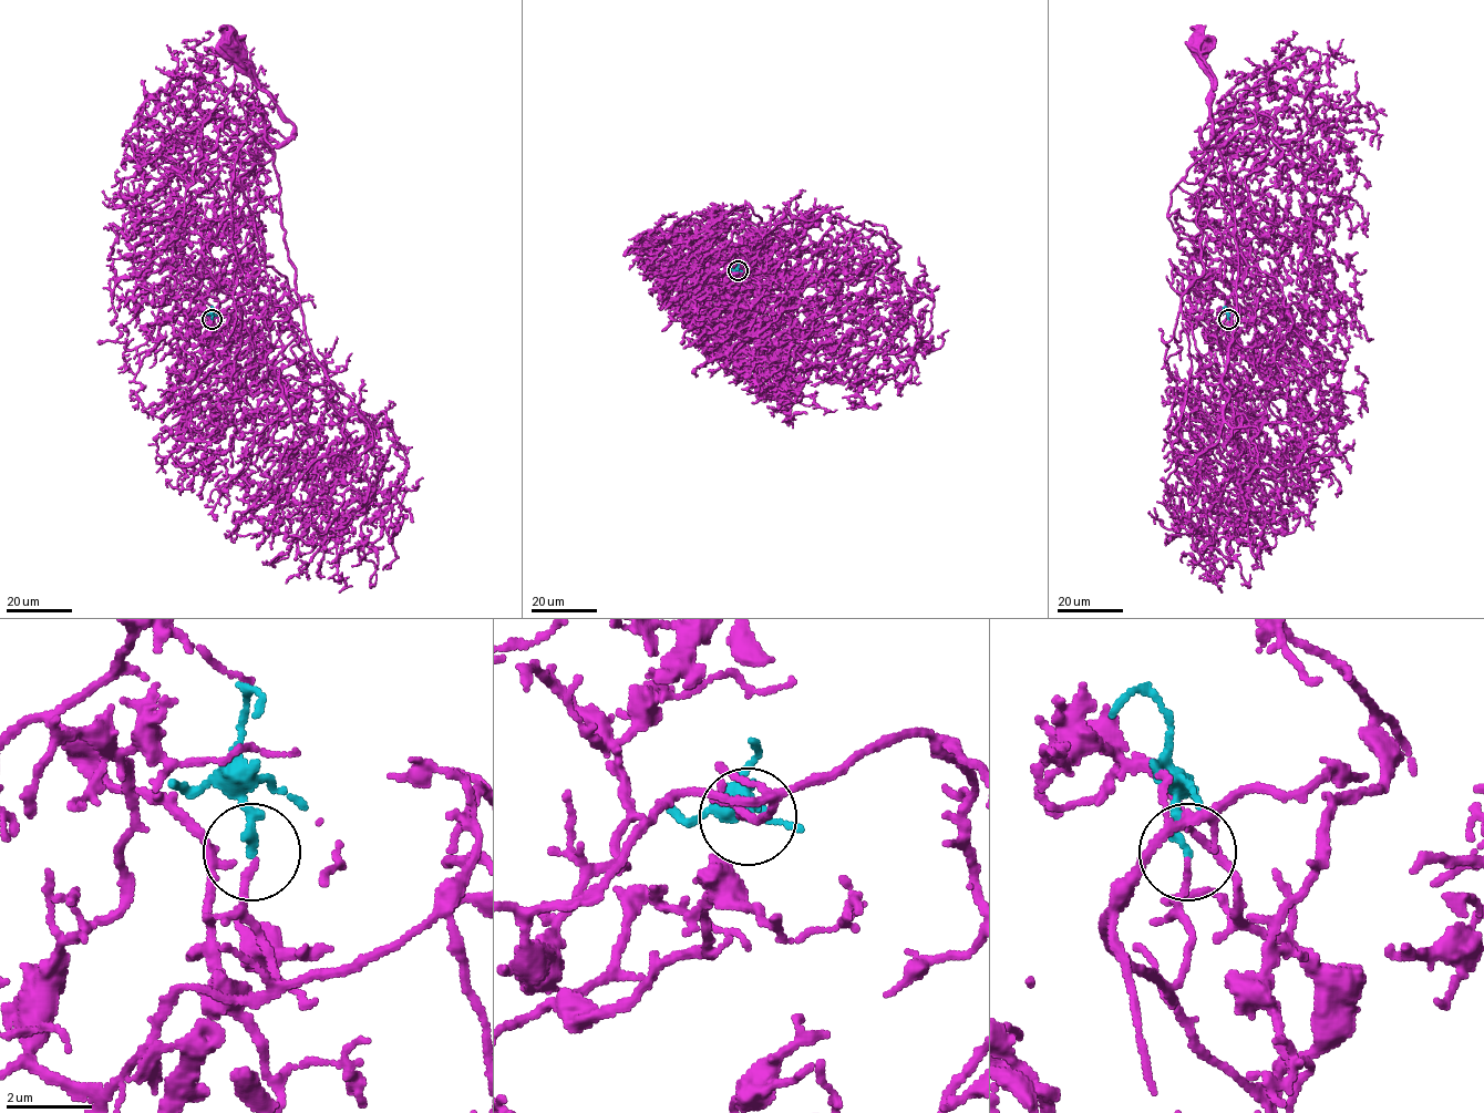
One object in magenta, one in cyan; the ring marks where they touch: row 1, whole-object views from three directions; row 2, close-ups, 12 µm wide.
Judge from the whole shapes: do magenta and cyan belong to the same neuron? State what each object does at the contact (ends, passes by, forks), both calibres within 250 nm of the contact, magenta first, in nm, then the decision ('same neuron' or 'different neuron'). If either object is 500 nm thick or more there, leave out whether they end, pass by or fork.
magenta ends; cyan ends; calibres 130 and 200 nm; same neuron

